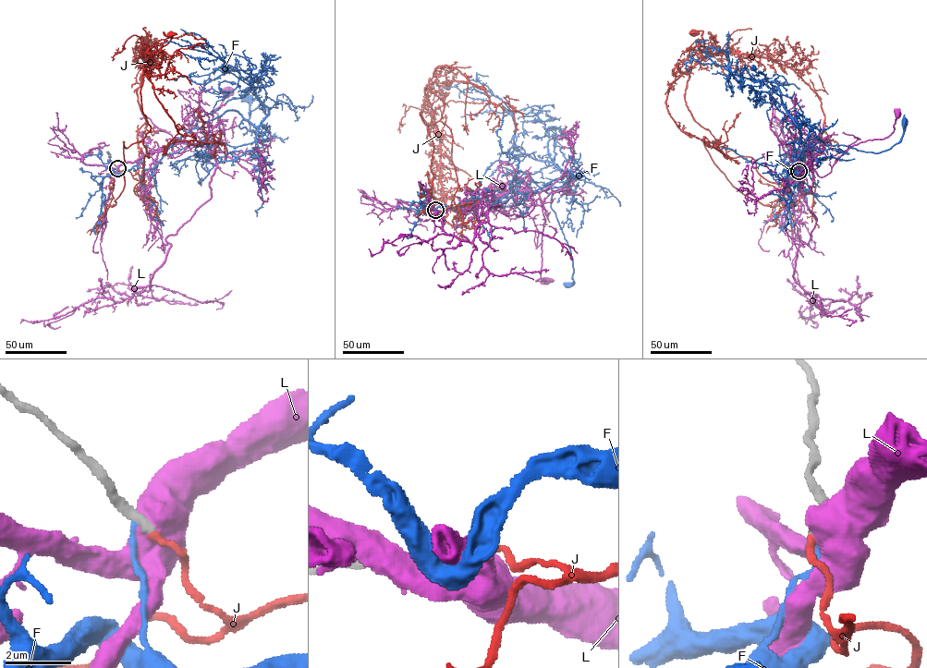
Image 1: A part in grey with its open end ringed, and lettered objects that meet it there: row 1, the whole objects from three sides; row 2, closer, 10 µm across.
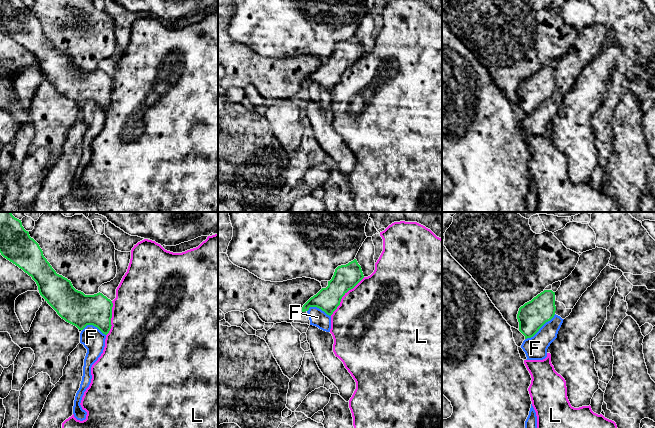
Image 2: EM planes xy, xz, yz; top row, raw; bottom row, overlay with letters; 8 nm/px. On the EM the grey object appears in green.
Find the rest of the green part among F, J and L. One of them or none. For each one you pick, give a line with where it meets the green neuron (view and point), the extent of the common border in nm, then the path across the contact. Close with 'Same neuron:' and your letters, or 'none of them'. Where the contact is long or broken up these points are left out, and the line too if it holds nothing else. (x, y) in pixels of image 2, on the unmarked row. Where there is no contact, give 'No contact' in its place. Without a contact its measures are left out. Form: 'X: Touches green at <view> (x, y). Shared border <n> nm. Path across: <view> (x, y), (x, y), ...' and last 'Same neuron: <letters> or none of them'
J: No contact
Same neuron: J

